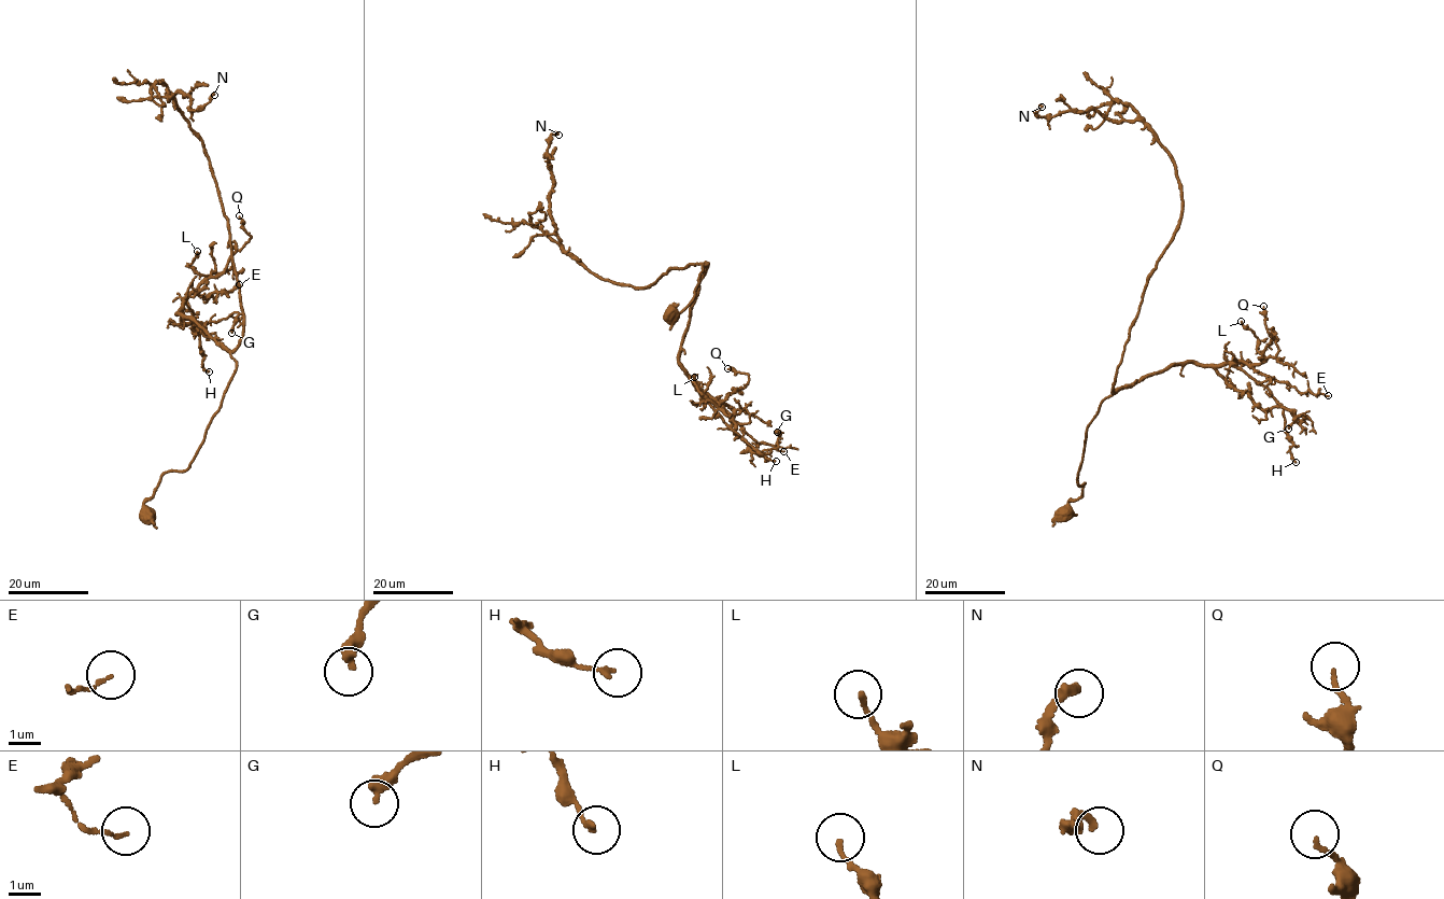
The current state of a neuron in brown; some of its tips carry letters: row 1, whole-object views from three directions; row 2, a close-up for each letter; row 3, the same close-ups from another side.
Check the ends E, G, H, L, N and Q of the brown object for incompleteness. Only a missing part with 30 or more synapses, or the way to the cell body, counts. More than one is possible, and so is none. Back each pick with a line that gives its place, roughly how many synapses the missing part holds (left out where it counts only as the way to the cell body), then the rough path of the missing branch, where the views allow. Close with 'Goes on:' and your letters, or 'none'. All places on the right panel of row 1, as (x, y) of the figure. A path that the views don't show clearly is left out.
Goes on: none

